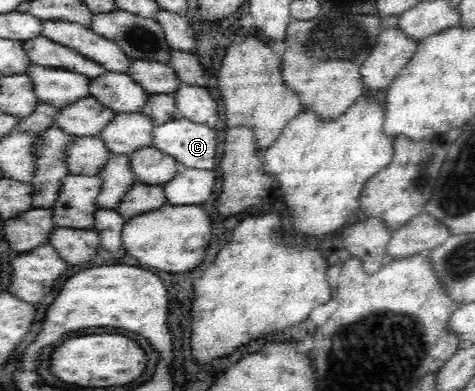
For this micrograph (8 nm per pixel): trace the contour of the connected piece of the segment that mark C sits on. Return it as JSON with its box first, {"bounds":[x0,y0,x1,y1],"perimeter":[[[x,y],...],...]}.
{"bounds":[154,117,218,171],"perimeter":[[[182,117],[158,123],[154,128],[154,147],[171,155],[183,168],[217,171],[218,136],[206,124]]]}

